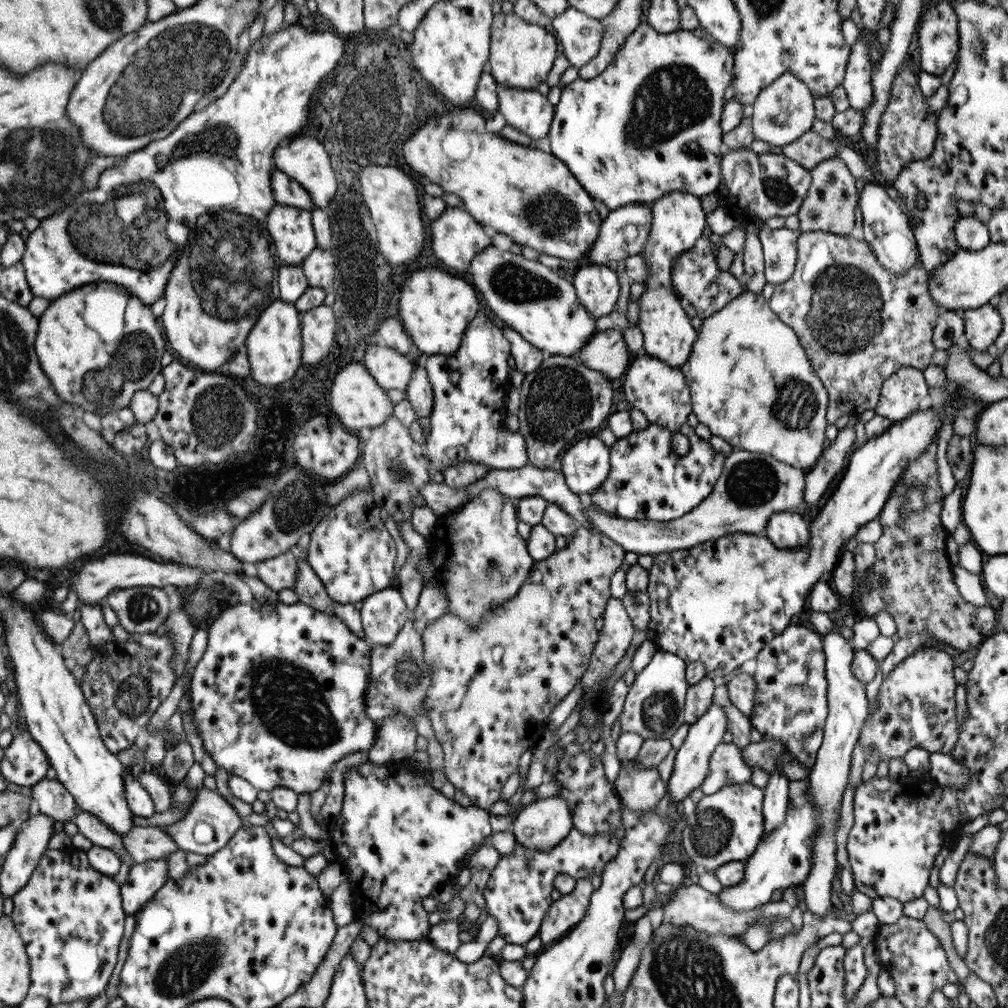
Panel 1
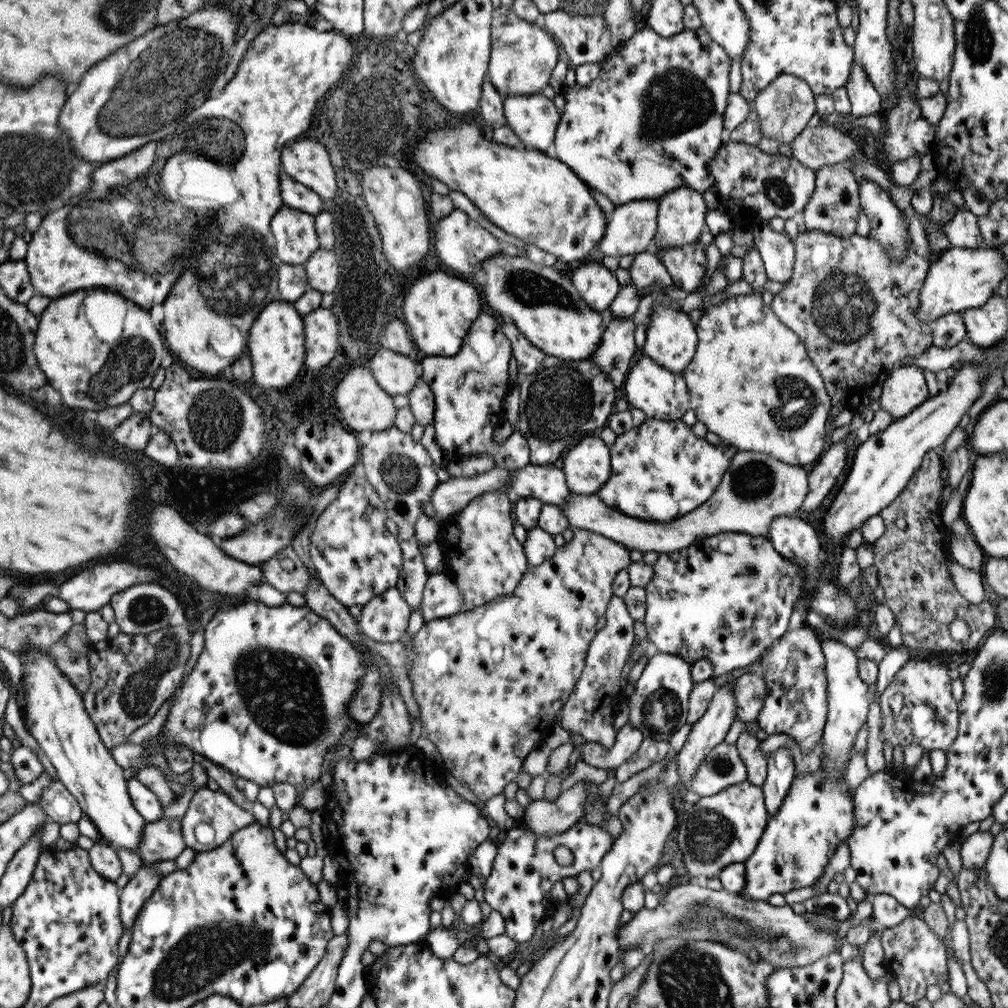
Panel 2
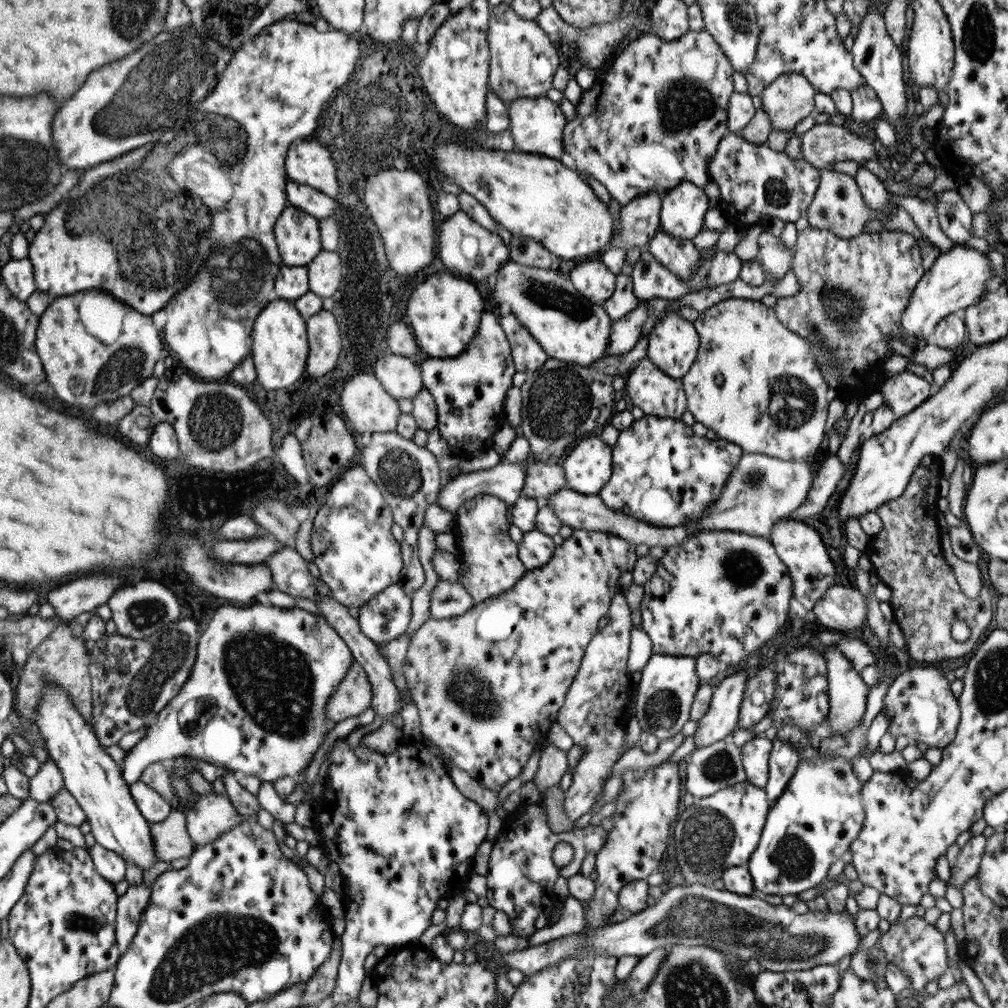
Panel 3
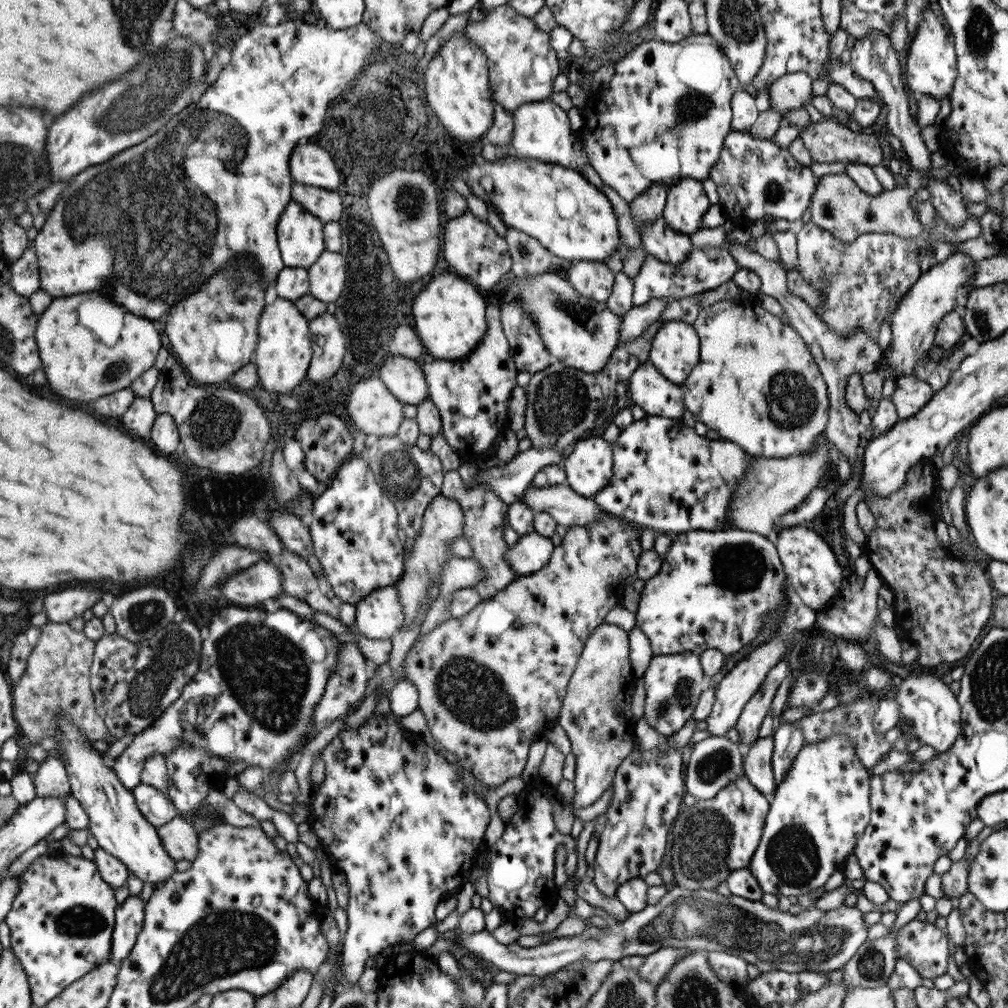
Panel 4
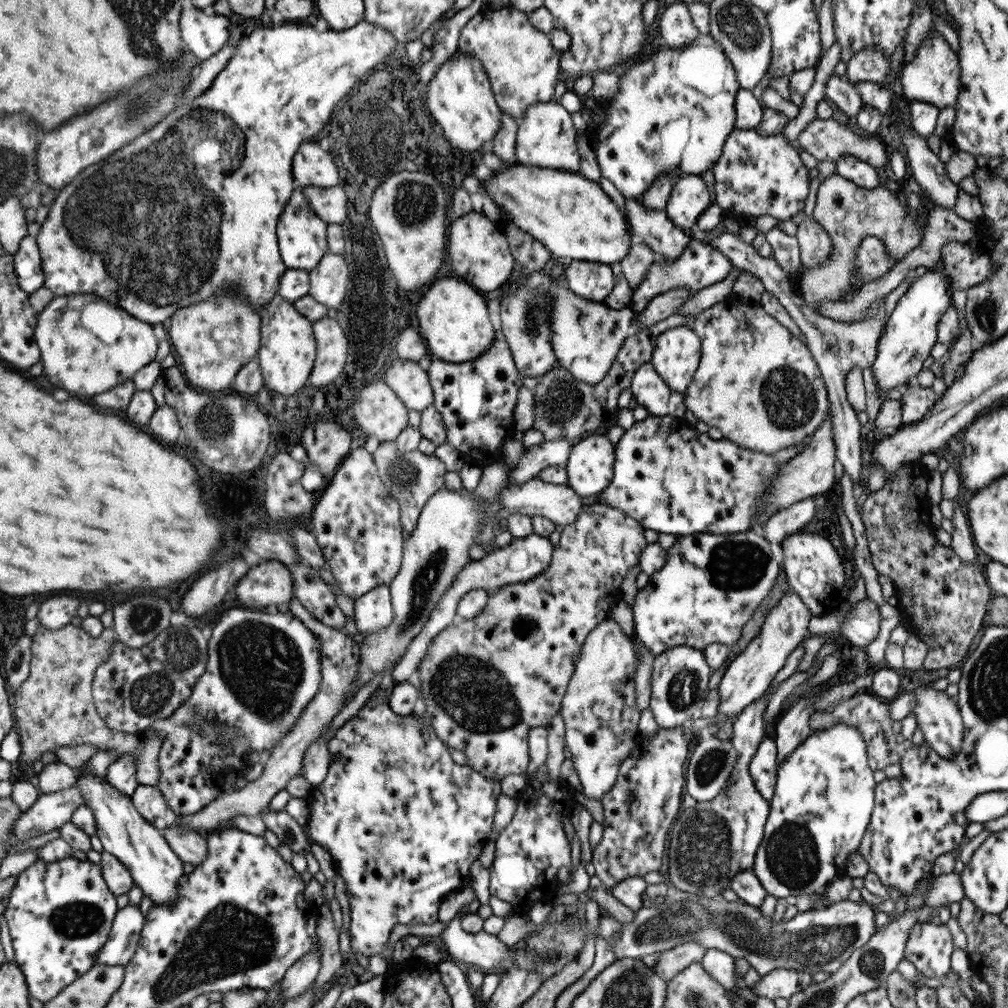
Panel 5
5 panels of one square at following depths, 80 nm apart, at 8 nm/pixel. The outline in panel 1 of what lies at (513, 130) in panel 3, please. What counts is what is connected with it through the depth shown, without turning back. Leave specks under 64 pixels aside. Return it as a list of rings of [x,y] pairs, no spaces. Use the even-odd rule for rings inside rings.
[[[497,85],[498,113],[510,128],[529,138],[531,148],[536,142],[547,139],[553,122],[554,106],[535,89],[516,89]]]

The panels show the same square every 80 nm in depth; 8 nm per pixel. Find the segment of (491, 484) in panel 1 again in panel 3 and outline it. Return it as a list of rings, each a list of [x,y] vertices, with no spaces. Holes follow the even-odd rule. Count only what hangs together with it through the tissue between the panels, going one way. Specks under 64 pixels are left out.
[[[554,461],[535,462],[525,471],[522,494],[541,503],[563,487],[562,466],[557,465]]]

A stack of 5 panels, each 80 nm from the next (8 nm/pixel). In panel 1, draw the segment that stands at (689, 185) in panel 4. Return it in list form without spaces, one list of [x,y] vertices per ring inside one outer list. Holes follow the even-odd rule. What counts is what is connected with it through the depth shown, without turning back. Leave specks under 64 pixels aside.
[[[685,192],[665,194],[661,199],[655,199],[650,204],[650,209],[650,231],[640,252],[649,266],[642,282],[645,289],[636,301],[639,316],[636,326],[642,334],[641,352],[643,354],[679,368],[692,352],[696,332],[680,305],[681,299],[674,293],[674,286],[670,279],[671,263],[675,261],[675,257],[696,247],[701,241],[706,225],[706,214],[701,209],[699,199]]]

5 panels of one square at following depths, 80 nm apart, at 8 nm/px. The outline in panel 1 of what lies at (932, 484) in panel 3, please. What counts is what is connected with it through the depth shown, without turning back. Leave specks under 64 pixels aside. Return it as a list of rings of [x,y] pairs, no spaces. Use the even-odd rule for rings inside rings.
[[[933,439],[920,456],[900,474],[885,500],[877,520],[881,535],[872,545],[875,560],[870,566],[873,585],[866,595],[863,575],[856,578],[859,607],[872,618],[877,612],[888,612],[895,622],[897,636],[927,636],[926,645],[947,643],[960,651],[974,651],[996,630],[996,611],[990,606],[975,607],[965,602],[953,582],[951,564],[945,555],[947,532],[940,521],[944,499],[936,471],[936,440]]]

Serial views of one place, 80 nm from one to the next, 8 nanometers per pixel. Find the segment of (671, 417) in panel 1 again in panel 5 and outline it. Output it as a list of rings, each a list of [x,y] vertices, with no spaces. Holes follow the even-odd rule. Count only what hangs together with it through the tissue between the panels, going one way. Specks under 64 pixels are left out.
[[[650,361],[640,364],[634,370],[627,391],[635,404],[643,406],[649,415],[677,418],[686,411],[682,394],[668,388]]]

